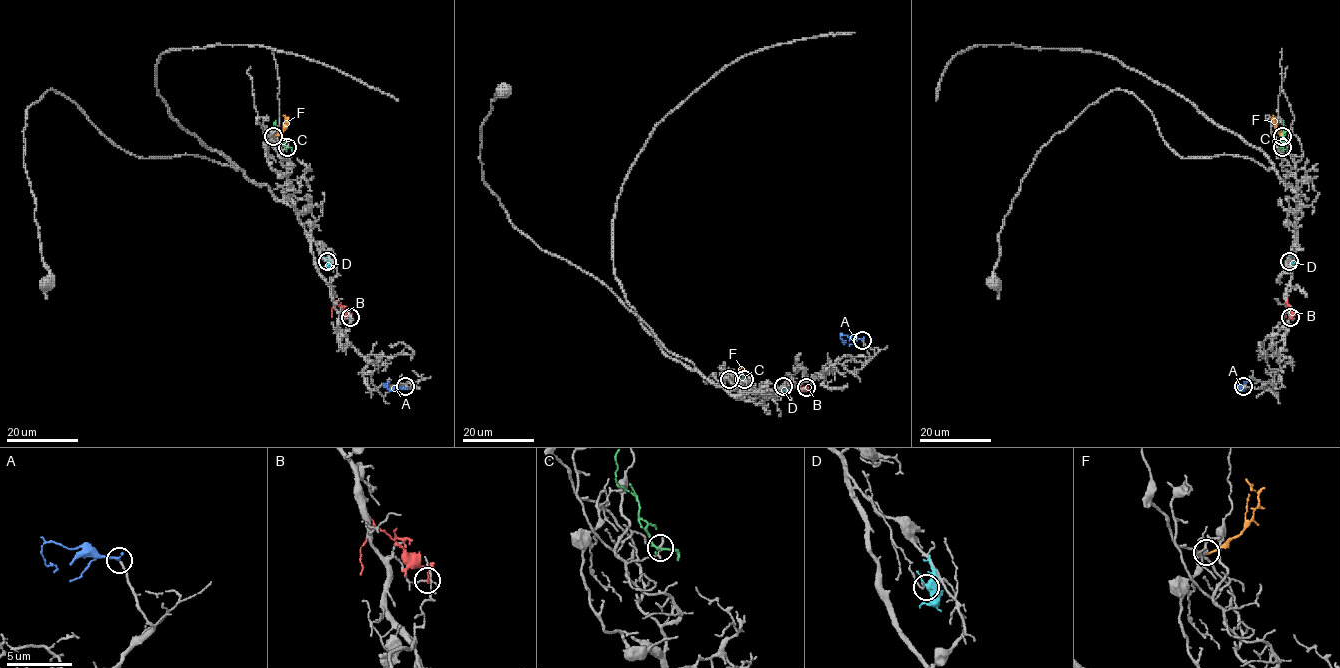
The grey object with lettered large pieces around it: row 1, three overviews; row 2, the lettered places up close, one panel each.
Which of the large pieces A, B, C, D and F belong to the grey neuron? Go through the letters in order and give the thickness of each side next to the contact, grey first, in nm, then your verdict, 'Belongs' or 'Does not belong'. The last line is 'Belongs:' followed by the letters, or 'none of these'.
A: Thickness 200 nm (grey) against 220 nm. Belongs
B: Thickness 140 nm (grey) against 170 nm. Does not belong
C: Thickness 190 nm (grey) against 200 nm. Does not belong
D: Thickness 120 nm (grey) against 320 nm. Does not belong
F: Thickness 170 nm (grey) against 160 nm. Does not belong
Belongs: A

